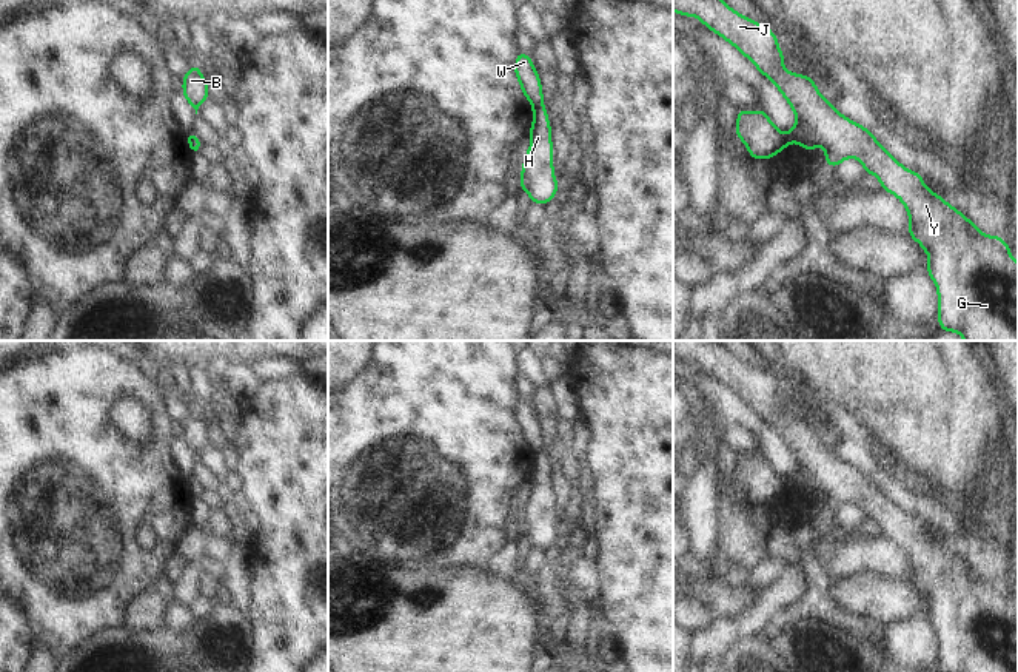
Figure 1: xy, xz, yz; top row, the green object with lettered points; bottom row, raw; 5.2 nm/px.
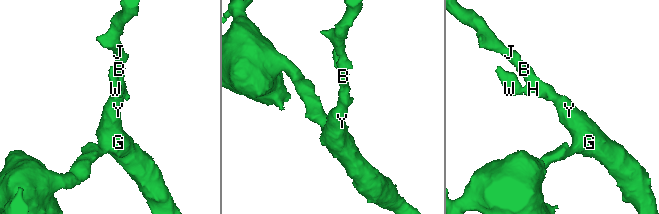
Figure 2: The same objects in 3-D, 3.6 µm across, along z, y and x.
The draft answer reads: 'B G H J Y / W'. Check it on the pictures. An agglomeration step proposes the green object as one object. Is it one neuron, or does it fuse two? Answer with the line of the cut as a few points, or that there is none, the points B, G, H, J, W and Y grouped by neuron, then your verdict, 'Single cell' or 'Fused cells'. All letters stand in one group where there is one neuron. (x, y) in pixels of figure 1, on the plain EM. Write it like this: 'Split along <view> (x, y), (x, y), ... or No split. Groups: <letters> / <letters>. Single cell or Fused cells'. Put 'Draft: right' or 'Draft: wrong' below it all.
Split along xz (541, 449), (533, 455). Groups: B G H J Y / W. Fused cells.
Draft: right

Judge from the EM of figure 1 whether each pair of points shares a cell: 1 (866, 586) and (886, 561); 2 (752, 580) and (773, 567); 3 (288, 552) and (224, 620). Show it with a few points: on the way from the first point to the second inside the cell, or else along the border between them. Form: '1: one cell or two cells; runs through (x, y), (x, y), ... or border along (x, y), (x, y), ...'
1: two cells; border along (906, 578), (857, 572), (838, 580)
2: one cell; runs through (756, 578), (769, 569)
3: two cells; border along (245, 612), (250, 620), (248, 648)

